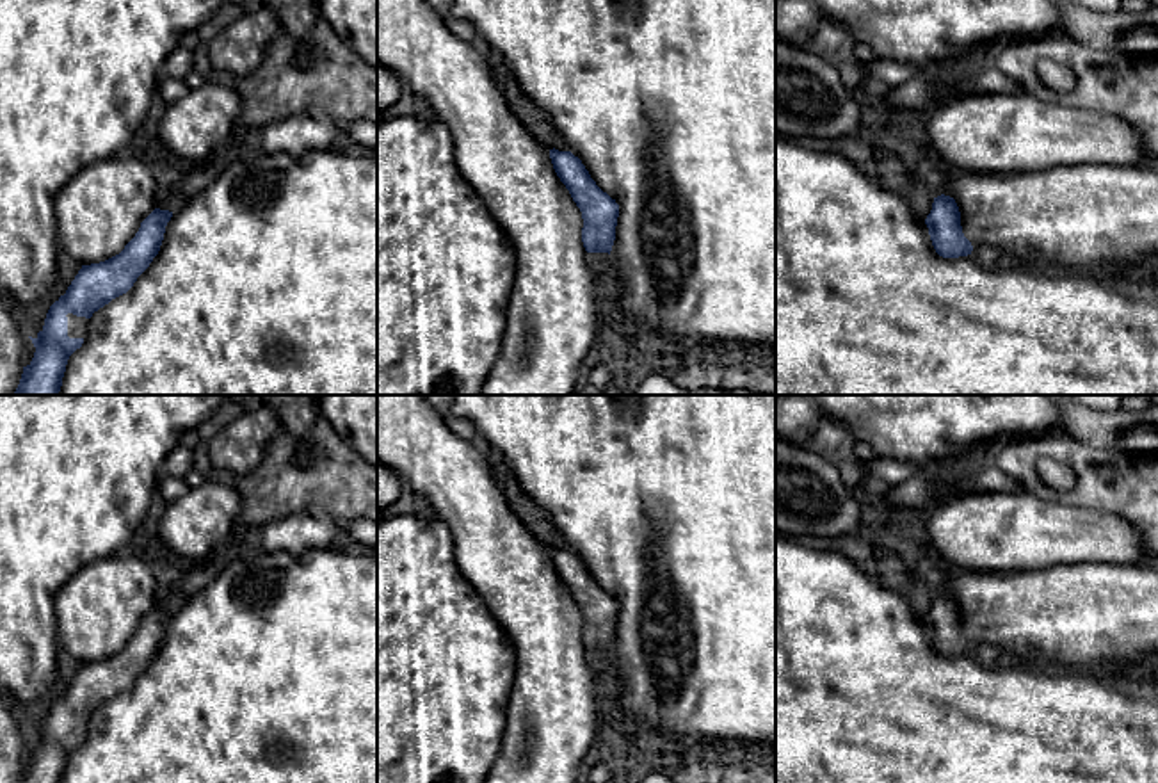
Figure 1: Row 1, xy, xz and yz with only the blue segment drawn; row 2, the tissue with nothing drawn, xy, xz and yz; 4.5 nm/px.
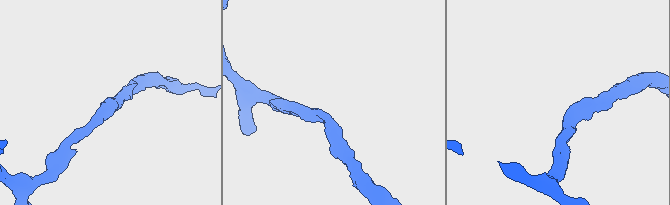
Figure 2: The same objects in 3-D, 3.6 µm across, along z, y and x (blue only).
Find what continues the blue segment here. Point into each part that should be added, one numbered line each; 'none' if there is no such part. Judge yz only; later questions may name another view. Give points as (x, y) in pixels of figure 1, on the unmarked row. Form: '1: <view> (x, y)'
none

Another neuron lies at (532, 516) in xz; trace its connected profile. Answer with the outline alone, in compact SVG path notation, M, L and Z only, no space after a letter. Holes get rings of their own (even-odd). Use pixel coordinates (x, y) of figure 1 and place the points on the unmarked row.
M502 463L495 466L495 479L502 486L512 513L546 546L571 550L566 537L551 525L546 513L519 488L512 472Z

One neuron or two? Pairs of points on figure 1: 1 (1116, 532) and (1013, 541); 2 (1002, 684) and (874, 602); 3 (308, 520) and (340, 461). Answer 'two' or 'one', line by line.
1: one
2: one
3: two

